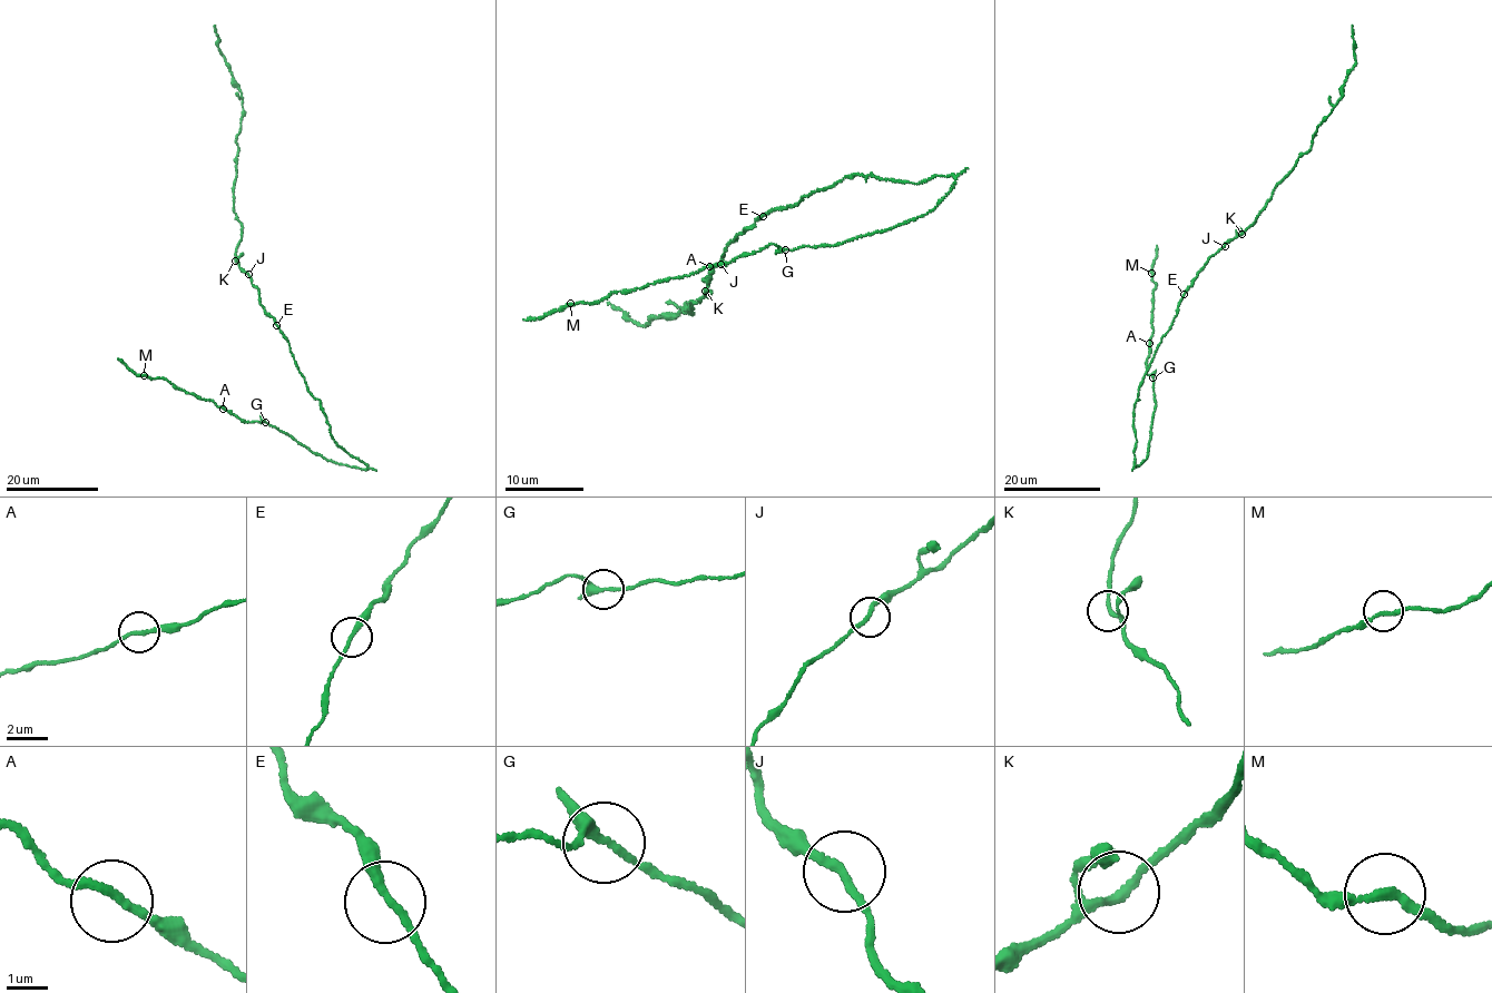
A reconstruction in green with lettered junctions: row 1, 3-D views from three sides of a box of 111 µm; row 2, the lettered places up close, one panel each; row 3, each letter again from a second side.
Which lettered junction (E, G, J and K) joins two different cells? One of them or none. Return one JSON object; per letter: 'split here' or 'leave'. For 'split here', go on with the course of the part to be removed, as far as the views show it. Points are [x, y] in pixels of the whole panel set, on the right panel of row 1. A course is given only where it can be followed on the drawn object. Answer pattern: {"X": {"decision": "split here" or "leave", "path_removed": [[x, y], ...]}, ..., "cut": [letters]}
{"E": {"decision": "leave"}, "G": {"decision": "leave"}, "J": {"decision": "leave"}, "K": {"decision": "leave"}, "cut": []}

